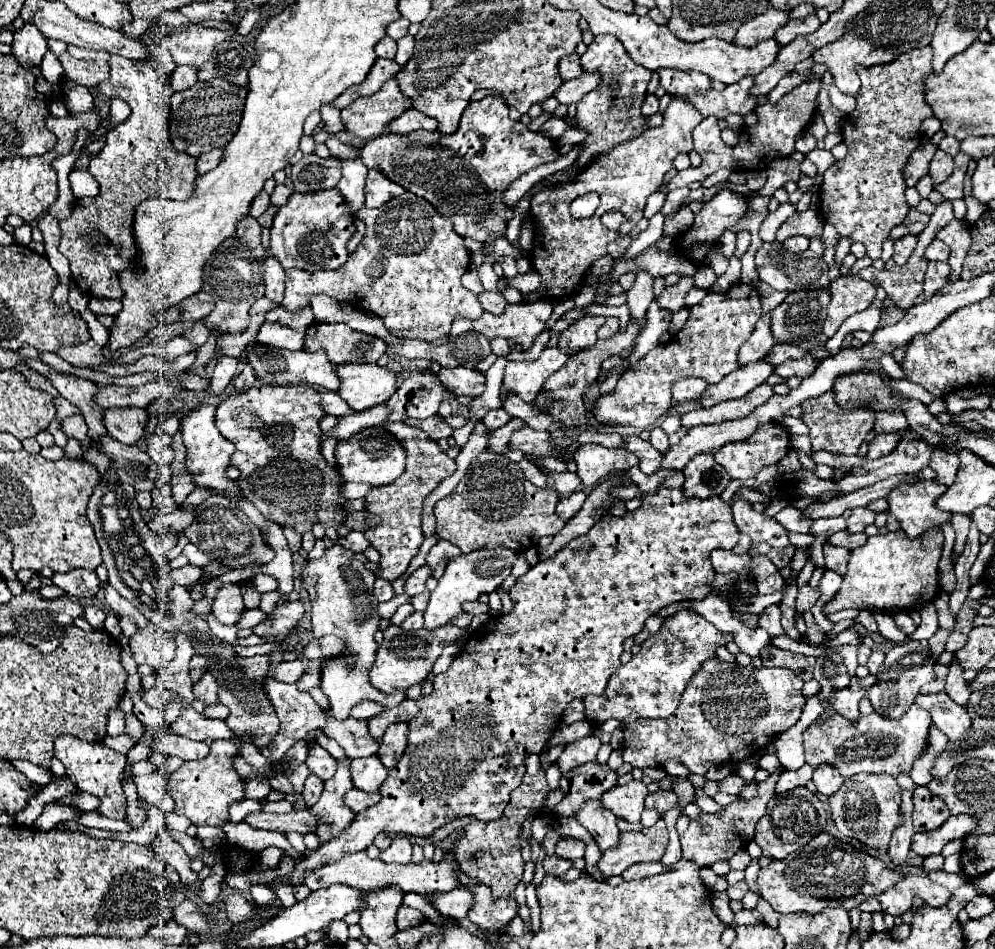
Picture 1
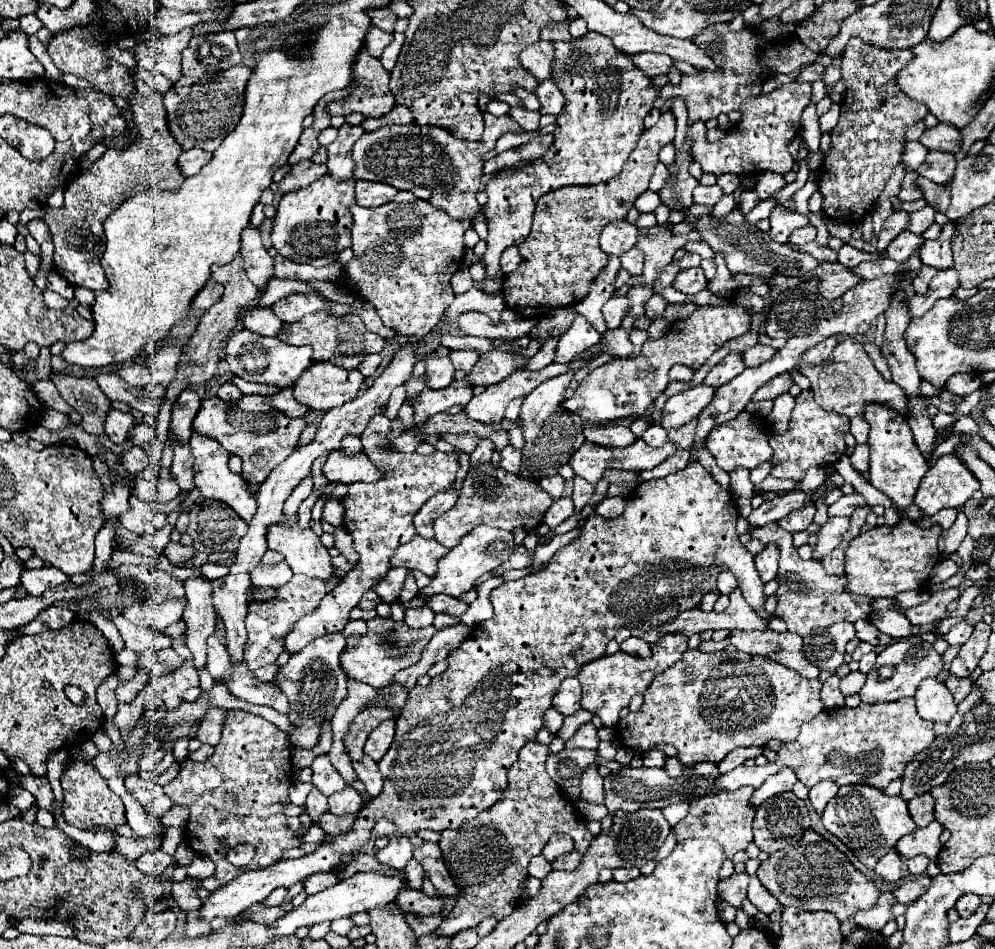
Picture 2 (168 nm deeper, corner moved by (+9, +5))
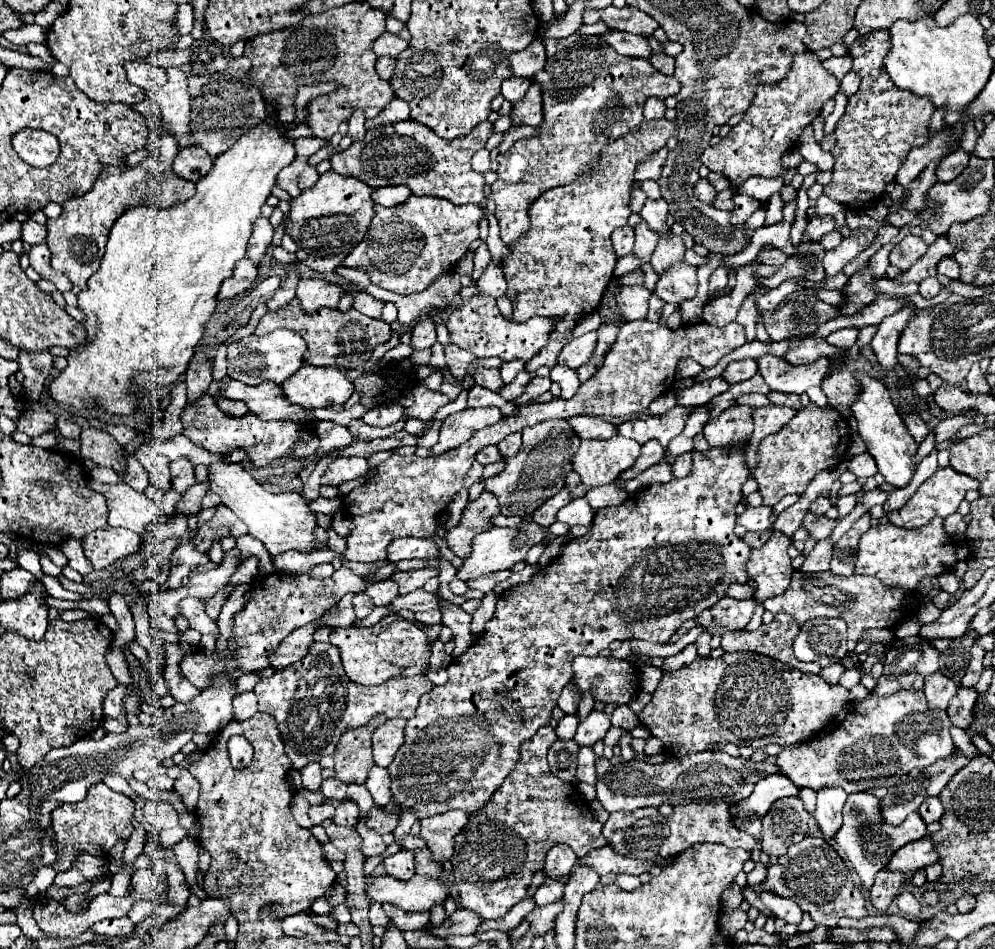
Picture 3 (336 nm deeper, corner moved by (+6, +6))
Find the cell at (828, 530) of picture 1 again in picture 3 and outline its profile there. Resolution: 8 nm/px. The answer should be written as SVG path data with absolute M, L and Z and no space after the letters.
M871 490L871 492L865 492L863 494L863 500L861 504L865 506L865 510L877 506L877 504L883 504L887 500L887 492L881 492L881 490Z

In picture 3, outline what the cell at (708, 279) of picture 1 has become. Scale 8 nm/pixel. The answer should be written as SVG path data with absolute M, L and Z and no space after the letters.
M681 262L663 272L655 286L655 294L665 302L681 304L685 300L695 298L697 288L699 288L697 268Z

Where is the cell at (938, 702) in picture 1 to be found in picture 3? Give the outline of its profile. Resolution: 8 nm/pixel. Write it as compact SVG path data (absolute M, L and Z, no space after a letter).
M935 672L935 674L927 676L923 692L925 692L927 704L931 704L931 708L947 710L949 700L957 694L957 684L951 678L947 678L945 674Z

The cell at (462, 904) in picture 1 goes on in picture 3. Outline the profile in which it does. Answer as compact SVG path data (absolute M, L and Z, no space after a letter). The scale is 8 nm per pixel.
M383 904L385 914L399 930L421 930L429 924L429 912L403 912L391 904Z

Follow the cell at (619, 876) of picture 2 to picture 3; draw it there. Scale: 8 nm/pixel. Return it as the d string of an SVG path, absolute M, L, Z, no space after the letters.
M619 874L615 882L617 882L623 890L635 890L635 888L639 888L639 884L641 884L639 876L627 876L627 874Z

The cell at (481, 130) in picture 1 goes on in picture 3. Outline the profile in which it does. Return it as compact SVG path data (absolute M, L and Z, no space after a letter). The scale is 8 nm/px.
M413 120L393 122L385 126L375 126L367 130L365 138L351 144L347 150L333 154L329 160L333 170L343 176L355 176L371 188L381 186L407 186L417 196L437 196L449 202L461 204L479 204L483 200L483 174L471 168L471 156L481 150L487 138L493 134L493 124L477 124L475 132L447 140L431 132L425 124Z

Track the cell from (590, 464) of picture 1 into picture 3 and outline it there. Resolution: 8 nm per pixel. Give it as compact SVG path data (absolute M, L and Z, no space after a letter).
M623 436L611 440L583 440L573 456L573 470L587 488L605 486L631 468L639 458L641 444Z

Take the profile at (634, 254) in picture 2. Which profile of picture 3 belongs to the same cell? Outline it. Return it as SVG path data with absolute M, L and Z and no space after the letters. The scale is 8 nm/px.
M641 222L635 228L635 250L633 250L633 256L637 260L641 260L641 266L645 266L651 260L651 254L655 252L655 244L657 242L659 242L659 236L653 234L645 222Z

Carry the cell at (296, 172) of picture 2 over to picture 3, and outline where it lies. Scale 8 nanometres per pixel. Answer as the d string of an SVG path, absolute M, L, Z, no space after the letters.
M307 166L299 178L299 188L301 190L307 190L307 188L313 188L315 182L319 180L319 174L317 174L317 168L315 166Z

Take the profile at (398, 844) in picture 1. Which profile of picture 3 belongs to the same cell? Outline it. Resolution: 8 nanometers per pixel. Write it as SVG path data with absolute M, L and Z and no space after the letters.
M399 850L397 854L391 854L383 860L385 872L397 880L409 880L415 870L413 870L413 856L407 850Z

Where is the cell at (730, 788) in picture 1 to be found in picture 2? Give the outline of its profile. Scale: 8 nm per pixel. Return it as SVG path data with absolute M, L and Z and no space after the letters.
M906 697L900 701L878 701L878 703L860 703L858 707L850 709L850 707L842 707L842 709L828 709L824 713L820 713L820 717L816 717L816 721L810 721L808 725L802 725L800 735L794 741L788 741L780 747L778 751L778 759L774 763L768 763L764 767L746 767L740 765L734 771L720 775L716 785L722 791L736 791L744 785L750 787L760 787L762 781L766 781L770 775L778 773L784 767L790 767L796 771L796 777L802 785L806 785L808 789L814 787L816 783L828 779L834 781L838 787L842 785L872 785L876 789L884 789L892 779L898 779L904 775L906 765L920 753L924 751L932 741L934 741L934 723L932 721L924 721L914 705L914 697Z

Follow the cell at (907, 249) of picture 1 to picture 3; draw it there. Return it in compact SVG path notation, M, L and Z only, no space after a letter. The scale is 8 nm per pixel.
M907 234L903 240L899 240L891 254L889 254L889 262L893 266L897 266L899 270L907 270L911 268L923 254L927 252L927 244L921 240L921 236L913 236Z

